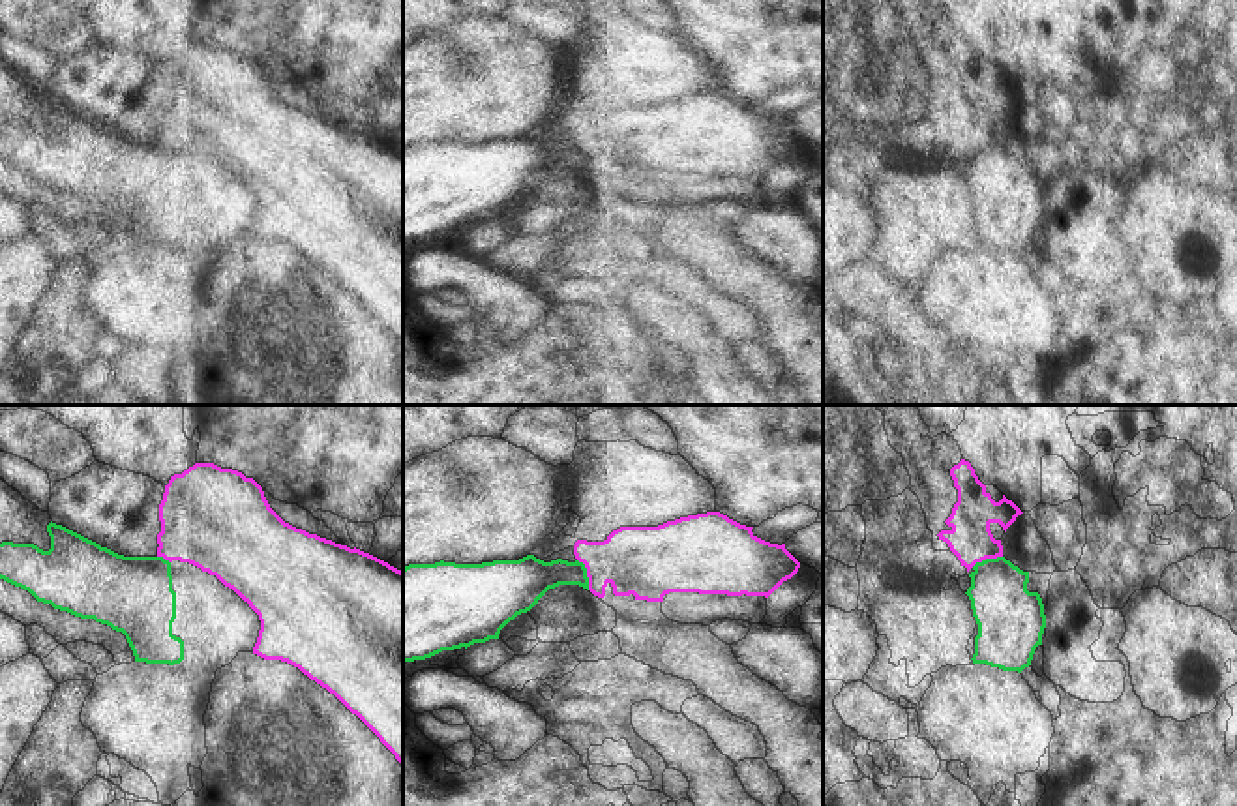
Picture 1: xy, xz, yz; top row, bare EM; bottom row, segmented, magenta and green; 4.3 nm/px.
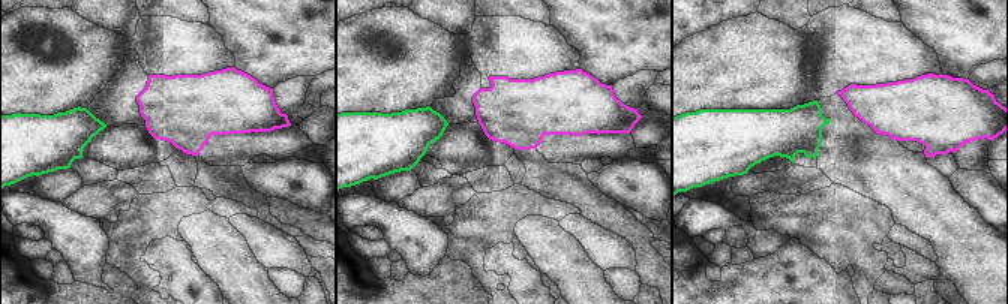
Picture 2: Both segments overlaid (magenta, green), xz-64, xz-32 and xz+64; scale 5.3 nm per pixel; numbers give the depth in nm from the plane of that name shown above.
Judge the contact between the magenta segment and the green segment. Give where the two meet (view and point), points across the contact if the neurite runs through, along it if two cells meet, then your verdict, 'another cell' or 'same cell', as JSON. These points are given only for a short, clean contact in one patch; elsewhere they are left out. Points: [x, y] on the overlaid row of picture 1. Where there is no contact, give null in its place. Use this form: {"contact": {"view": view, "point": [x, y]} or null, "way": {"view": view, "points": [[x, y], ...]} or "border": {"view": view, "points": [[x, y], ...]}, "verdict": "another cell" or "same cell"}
{"contact": {"view": "xz", "point": [587, 574]}, "way": {"view": "xz", "points": [[643, 561], [606, 561], [587, 574], [529, 578]]}, "verdict": "same cell"}

